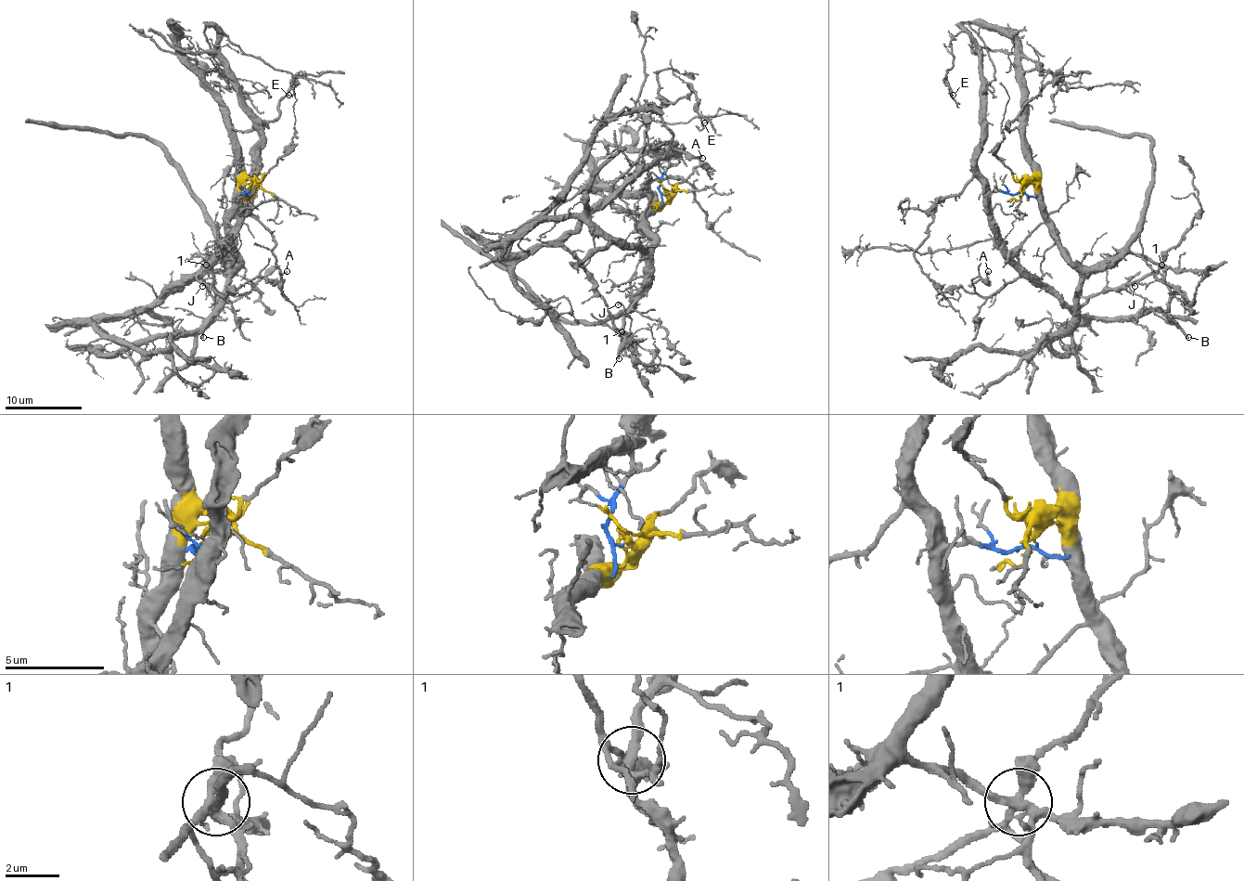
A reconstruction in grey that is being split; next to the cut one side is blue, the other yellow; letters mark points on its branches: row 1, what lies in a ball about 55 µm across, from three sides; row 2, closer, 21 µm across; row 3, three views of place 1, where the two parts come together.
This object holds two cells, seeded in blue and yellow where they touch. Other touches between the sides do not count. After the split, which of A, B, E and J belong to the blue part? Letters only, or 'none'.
A, E

